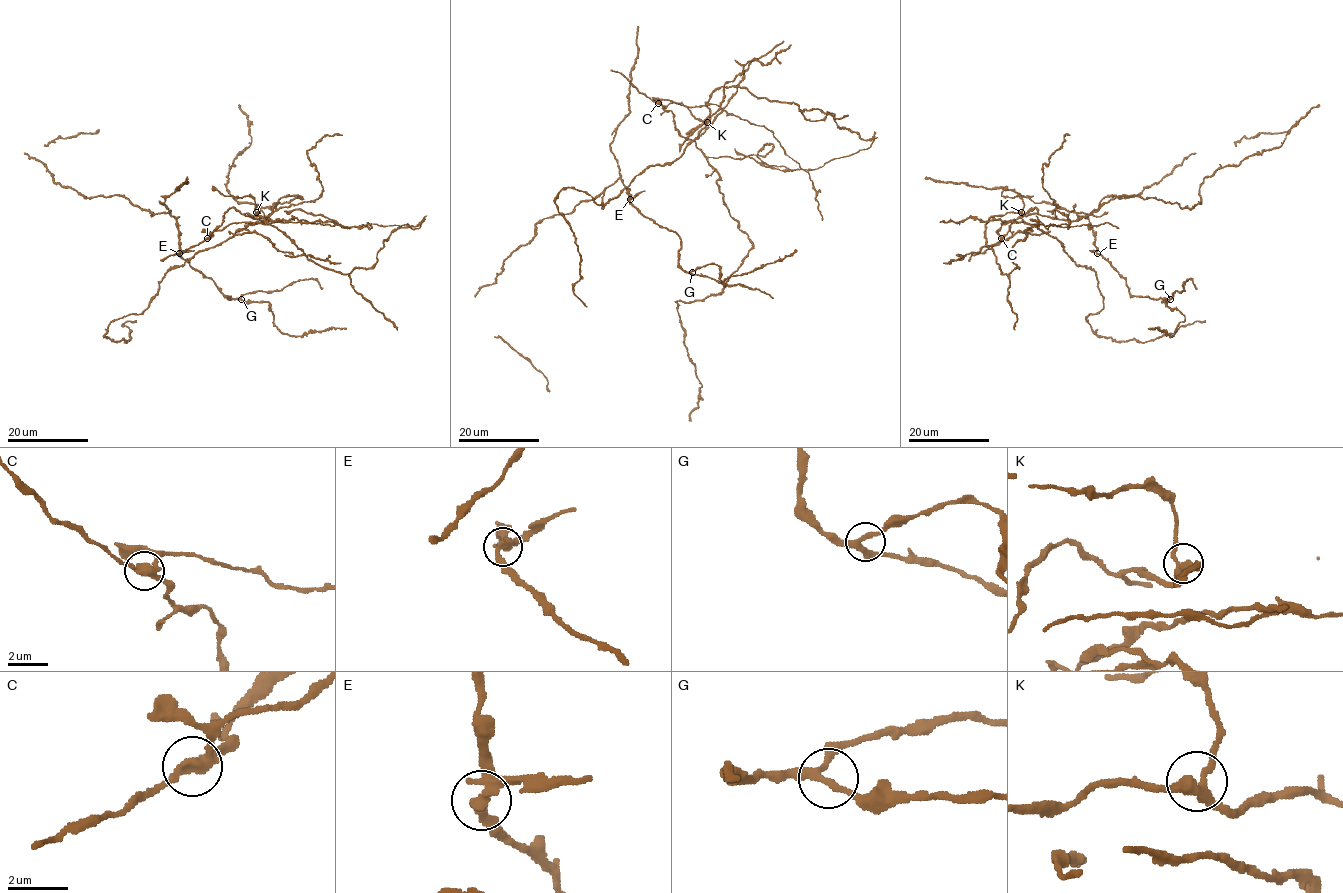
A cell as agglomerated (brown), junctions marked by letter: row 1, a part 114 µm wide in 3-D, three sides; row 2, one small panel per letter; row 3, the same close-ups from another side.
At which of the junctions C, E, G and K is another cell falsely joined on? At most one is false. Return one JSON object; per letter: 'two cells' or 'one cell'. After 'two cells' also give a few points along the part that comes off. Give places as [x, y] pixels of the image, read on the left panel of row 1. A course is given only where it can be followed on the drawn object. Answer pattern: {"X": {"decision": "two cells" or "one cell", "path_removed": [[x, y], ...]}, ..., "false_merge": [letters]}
{"C": {"decision": "two cells", "path_removed": [[207, 238], [213, 232], [242, 222], [268, 224], [302, 220], [353, 227], [408, 224], [417, 229], [426, 216]]}, "E": {"decision": "one cell"}, "G": {"decision": "one cell"}, "K": {"decision": "one cell"}, "false_merge": ["C"]}

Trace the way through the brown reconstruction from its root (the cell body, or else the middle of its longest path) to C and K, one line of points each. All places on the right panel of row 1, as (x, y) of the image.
C: (1007, 223), (1004, 222), (997, 232), (1002, 238)
K: (1007, 223), (1004, 222), (997, 232), (1001, 237), (1013, 222), (1034, 207), (1038, 214), (1025, 216), (1021, 212)

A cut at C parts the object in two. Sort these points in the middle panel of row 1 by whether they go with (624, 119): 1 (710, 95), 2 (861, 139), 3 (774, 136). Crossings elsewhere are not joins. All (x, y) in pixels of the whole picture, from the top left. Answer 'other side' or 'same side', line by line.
1: same side
2: same side
3: other side

